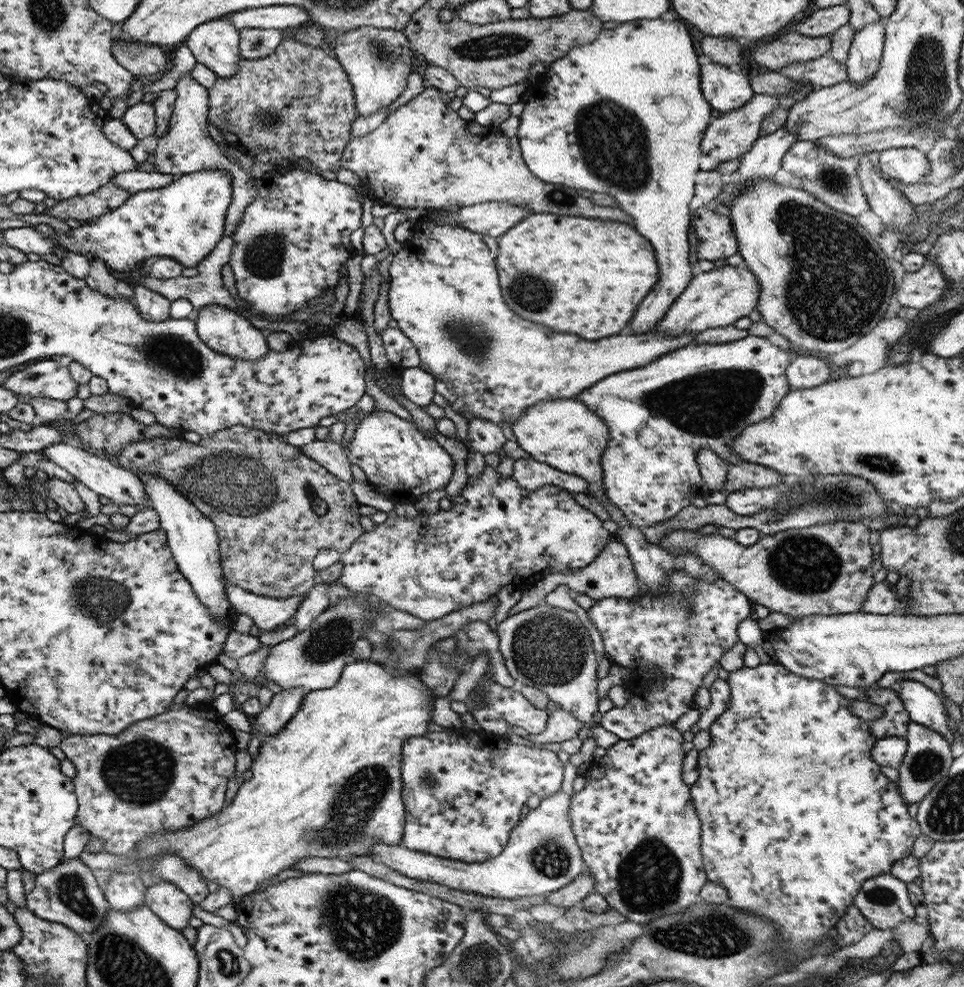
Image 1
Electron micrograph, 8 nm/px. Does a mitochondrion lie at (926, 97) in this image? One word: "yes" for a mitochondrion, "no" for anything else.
yes

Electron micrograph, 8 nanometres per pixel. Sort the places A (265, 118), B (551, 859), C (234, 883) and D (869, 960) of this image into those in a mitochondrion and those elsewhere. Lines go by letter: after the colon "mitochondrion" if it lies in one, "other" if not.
A: mitochondrion
B: mitochondrion
C: other
D: other

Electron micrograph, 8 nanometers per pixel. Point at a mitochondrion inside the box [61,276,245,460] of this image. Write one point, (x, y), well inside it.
(170, 355)

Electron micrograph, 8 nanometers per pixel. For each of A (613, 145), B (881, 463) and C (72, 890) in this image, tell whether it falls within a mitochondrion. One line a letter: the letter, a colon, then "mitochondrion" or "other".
A: mitochondrion
B: mitochondrion
C: mitochondrion

